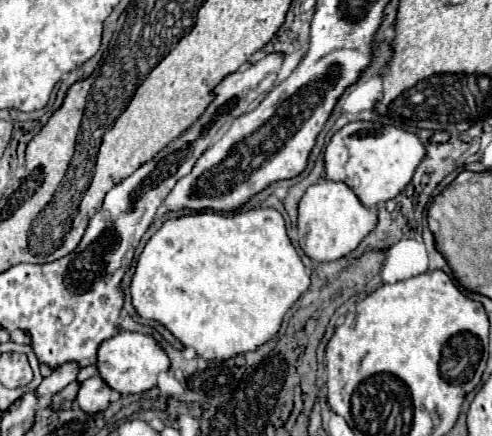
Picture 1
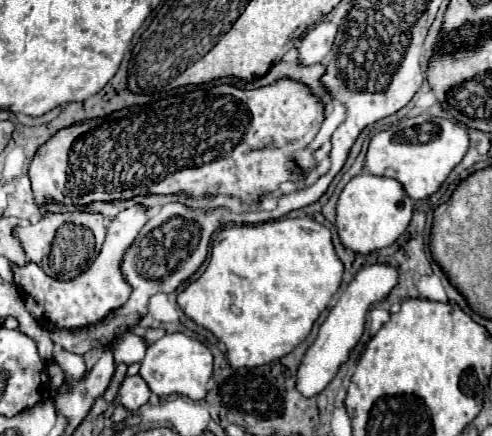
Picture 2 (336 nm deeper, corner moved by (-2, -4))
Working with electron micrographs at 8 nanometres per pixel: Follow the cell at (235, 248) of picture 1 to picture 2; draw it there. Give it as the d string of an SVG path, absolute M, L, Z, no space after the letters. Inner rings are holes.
M281 218L263 224L229 226L217 232L209 266L177 294L177 304L187 318L227 346L225 356L233 368L255 368L289 354L305 340L313 322L339 290L341 276L343 264L333 250L331 232L311 218Z

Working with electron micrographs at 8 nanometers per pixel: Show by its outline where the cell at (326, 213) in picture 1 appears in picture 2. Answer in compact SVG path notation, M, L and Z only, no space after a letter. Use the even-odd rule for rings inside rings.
M361 172L347 182L337 200L335 226L339 242L343 248L353 250L355 254L369 254L373 250L391 246L407 230L411 222L411 210L413 200L403 192L403 188L399 188L397 180Z

